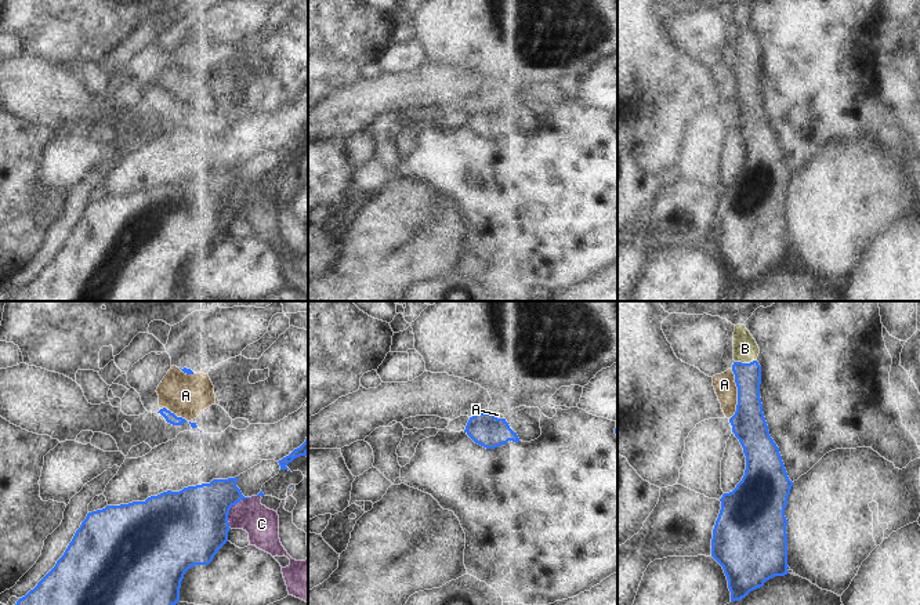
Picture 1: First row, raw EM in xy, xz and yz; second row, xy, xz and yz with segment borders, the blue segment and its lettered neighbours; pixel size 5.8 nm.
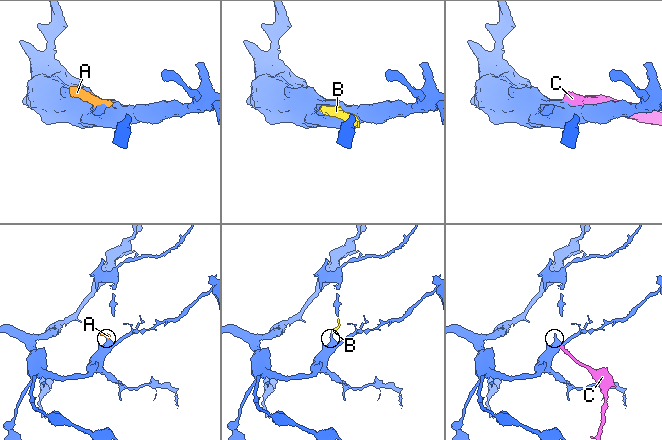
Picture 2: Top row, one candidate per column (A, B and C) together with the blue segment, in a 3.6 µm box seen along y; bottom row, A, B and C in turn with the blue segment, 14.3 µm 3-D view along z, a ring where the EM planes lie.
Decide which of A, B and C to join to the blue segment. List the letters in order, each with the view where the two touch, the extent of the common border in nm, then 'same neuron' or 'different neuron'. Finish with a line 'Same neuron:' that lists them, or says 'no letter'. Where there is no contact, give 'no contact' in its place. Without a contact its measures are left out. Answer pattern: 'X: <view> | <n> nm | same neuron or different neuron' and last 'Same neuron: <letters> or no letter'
A: yz | 300 nm | different neuron
B: yz | 130 nm | same neuron
C: xy | 240 nm | different neuron
Same neuron: B

